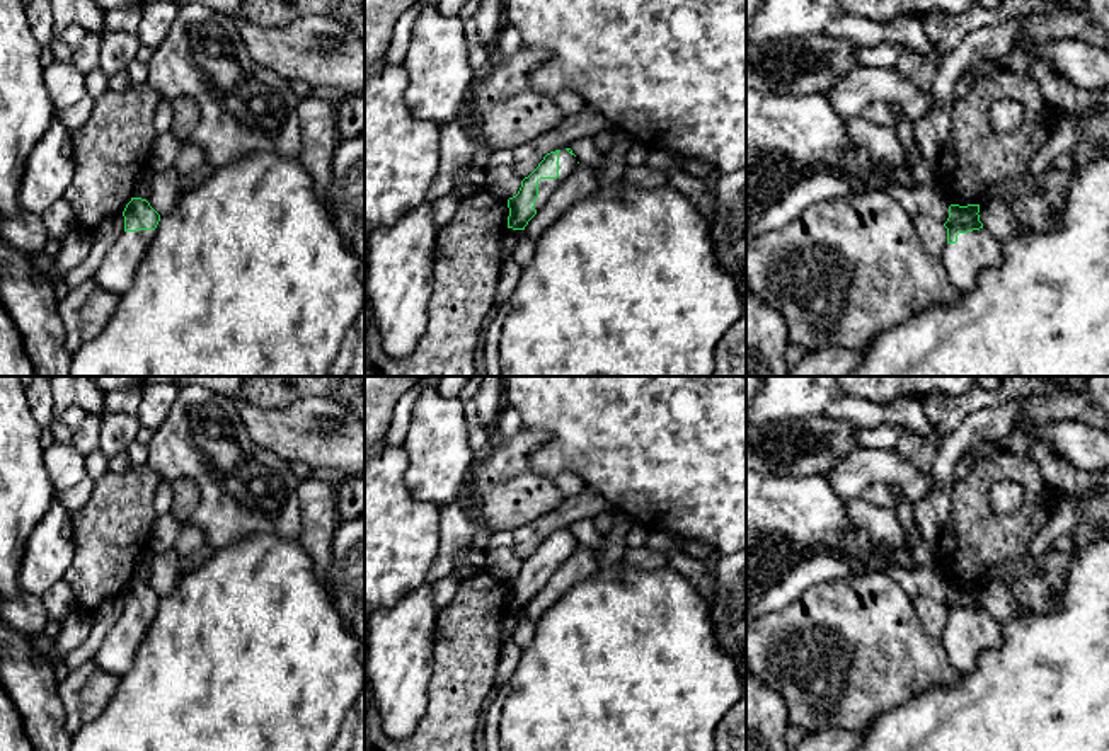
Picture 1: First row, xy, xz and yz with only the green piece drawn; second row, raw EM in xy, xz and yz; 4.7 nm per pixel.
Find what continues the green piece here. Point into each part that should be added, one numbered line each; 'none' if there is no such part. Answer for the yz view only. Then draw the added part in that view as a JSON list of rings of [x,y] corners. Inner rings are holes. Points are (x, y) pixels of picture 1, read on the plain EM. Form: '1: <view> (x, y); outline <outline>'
1: yz (975, 632); outline [[[986,610],[959,615],[956,625],[945,627],[940,642],[952,666],[968,673],[981,652],[1002,645],[1000,623]]]

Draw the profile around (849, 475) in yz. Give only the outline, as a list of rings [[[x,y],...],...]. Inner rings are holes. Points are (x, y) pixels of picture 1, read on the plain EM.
[[[857,448],[836,460],[823,473],[825,480],[843,499],[860,497],[872,484],[894,484],[905,499],[917,504],[930,494],[930,473],[920,472],[908,460],[893,450]]]

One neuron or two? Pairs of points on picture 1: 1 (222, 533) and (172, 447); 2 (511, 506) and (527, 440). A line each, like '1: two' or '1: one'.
1: one
2: one

